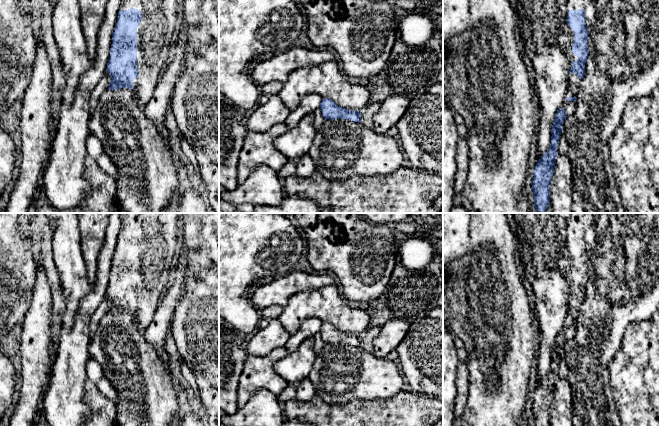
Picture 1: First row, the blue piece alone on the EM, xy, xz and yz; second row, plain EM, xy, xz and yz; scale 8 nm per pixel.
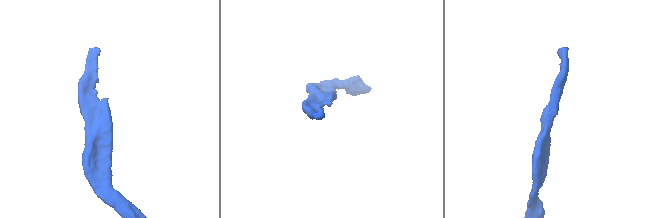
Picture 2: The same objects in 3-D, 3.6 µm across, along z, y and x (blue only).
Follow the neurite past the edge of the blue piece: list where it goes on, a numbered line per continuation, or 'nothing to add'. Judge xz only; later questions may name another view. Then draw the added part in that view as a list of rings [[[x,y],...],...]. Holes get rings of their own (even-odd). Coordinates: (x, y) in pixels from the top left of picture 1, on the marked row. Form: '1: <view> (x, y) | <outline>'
1: xz (368, 112) | [[[370,101],[365,107],[360,109],[361,124],[372,129],[374,116],[379,112],[379,110],[380,103]]]

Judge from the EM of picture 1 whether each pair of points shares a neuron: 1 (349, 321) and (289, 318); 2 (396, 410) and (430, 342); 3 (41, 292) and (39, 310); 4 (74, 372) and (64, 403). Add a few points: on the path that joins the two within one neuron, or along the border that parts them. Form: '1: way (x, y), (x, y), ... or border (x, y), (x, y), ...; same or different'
1: way (334, 310), (304, 310); same
2: border (414, 391), (432, 398); different
3: way (41, 296), (39, 306); same
4: way (67, 380), (65, 395); same

